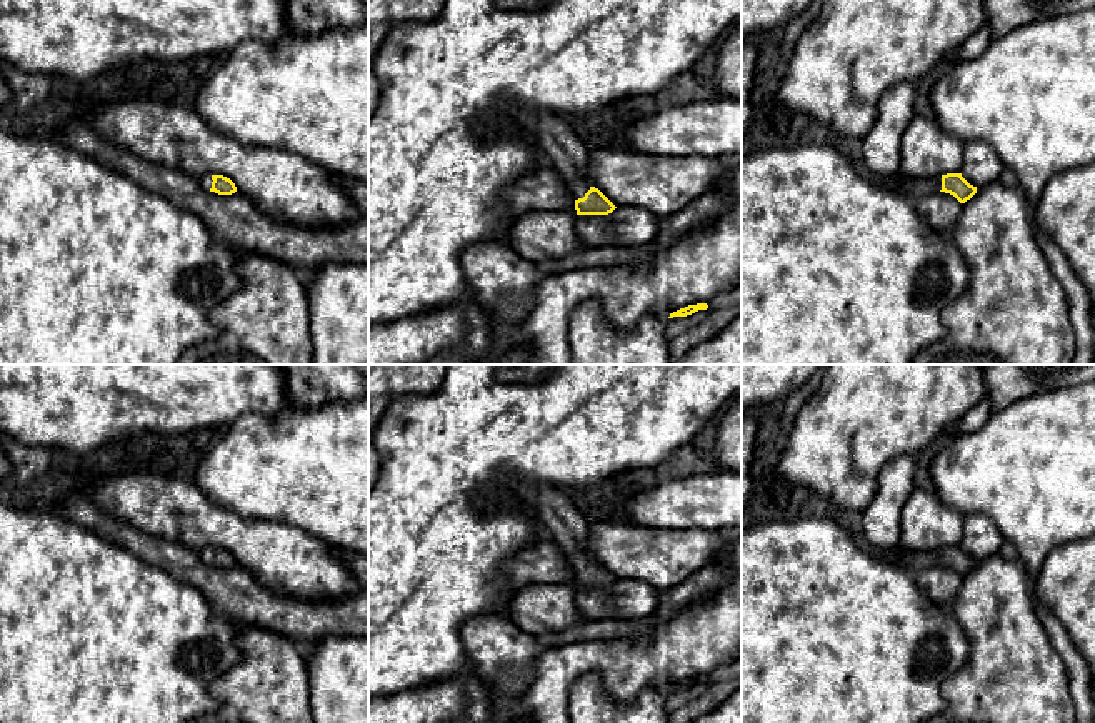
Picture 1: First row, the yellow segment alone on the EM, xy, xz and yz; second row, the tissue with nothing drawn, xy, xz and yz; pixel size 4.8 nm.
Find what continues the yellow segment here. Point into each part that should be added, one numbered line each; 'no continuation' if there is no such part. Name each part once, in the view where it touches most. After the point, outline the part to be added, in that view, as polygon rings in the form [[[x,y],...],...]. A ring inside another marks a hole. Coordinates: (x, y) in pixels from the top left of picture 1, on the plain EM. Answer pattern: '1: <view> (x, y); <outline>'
1: xz (567, 525); [[[548,485],[533,488],[532,496],[547,518],[547,536],[567,555],[575,573],[590,563],[587,548],[590,523],[578,503]]]

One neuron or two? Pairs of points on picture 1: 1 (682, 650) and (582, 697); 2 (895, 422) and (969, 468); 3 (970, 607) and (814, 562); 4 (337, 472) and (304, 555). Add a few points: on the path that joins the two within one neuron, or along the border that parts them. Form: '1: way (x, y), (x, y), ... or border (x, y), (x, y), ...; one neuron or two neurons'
1: border (644, 687), (615, 700), (585, 673), (569, 705); two neurons
2: border (955, 427), (949, 433); two neurons
3: border (949, 610), (969, 645); two neurons
4: border (275, 520), (297, 525), (332, 548); two neurons

